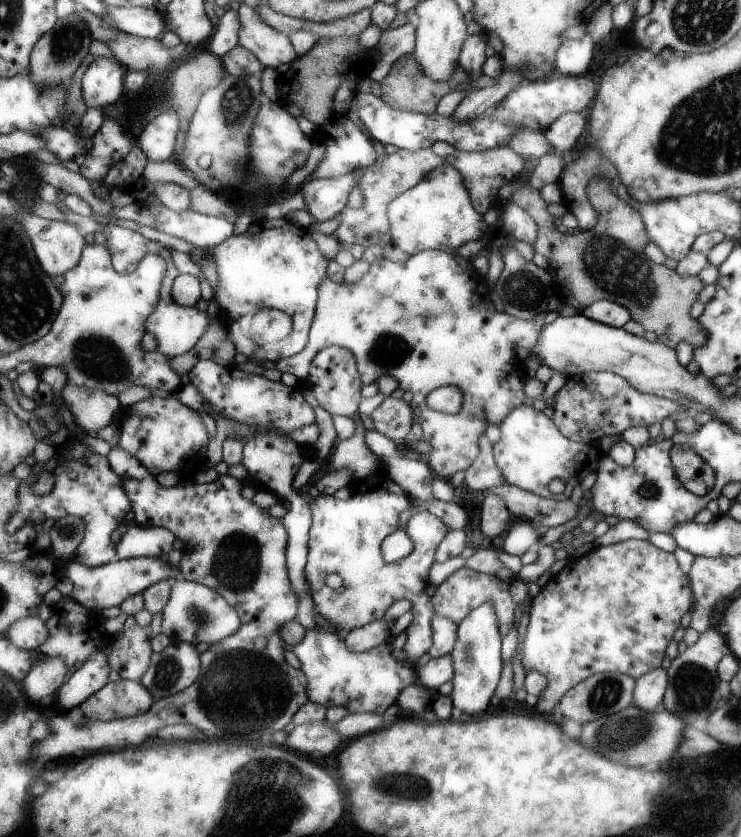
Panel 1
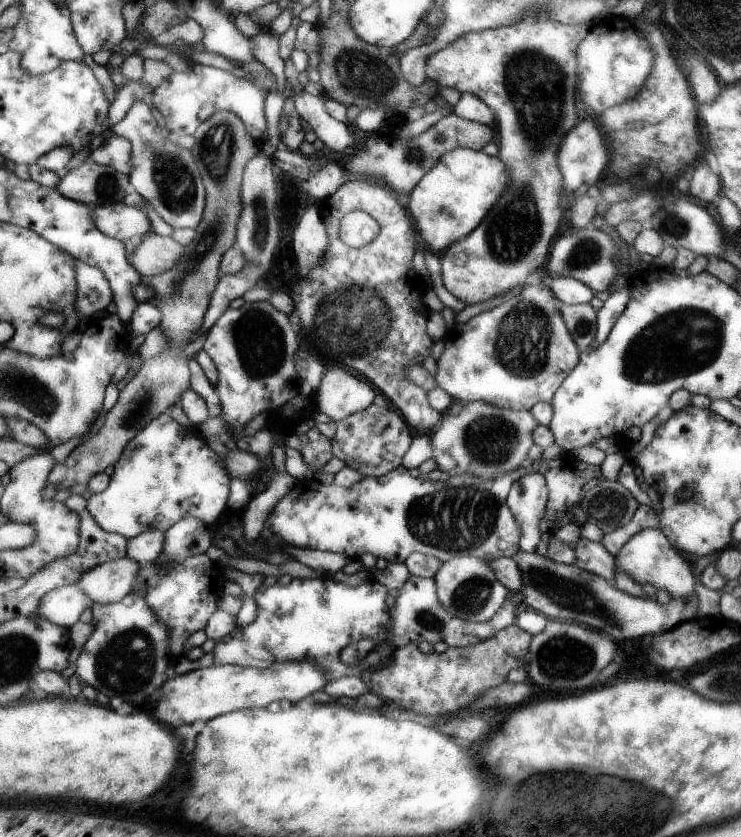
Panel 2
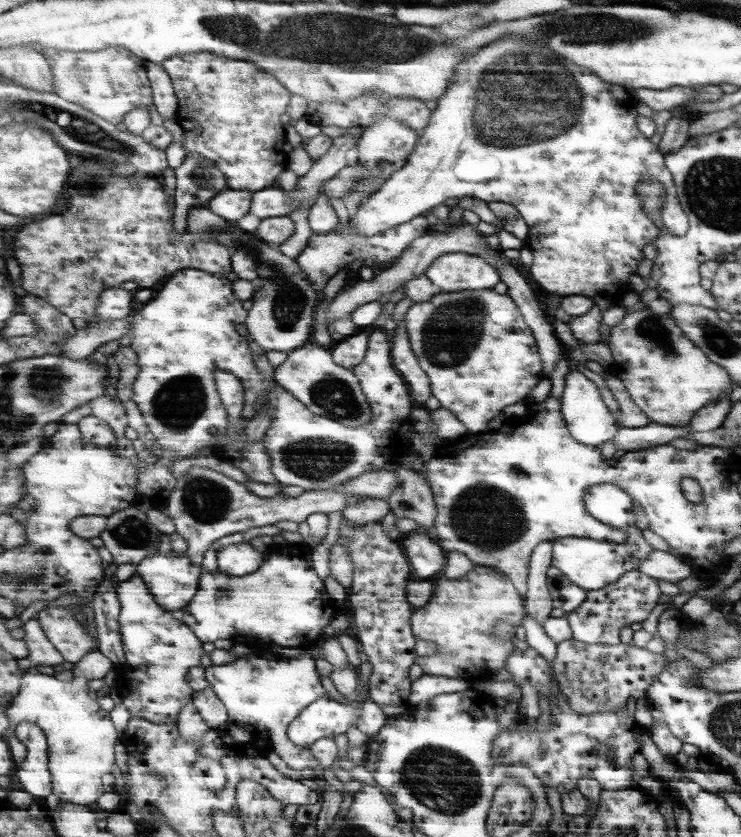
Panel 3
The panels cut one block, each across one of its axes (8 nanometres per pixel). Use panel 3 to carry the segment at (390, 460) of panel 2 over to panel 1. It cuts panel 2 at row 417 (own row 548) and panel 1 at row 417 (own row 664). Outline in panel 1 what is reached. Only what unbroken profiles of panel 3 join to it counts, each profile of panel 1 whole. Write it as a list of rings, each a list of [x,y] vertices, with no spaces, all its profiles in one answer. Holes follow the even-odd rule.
[[[389,396],[385,402],[371,414],[377,432],[383,432],[387,438],[395,440],[397,444],[405,442],[413,432],[415,422],[415,408],[401,398]]]

